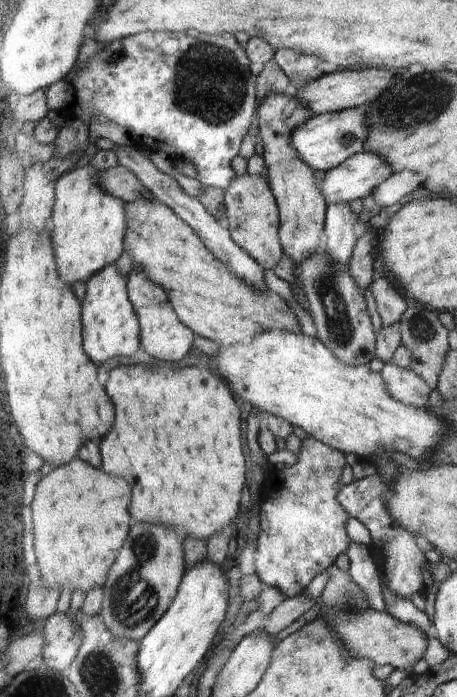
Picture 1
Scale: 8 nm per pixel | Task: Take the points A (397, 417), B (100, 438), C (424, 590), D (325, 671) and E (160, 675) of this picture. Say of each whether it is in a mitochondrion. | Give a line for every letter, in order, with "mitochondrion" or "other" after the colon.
A: other
B: other
C: other
D: other
E: other

